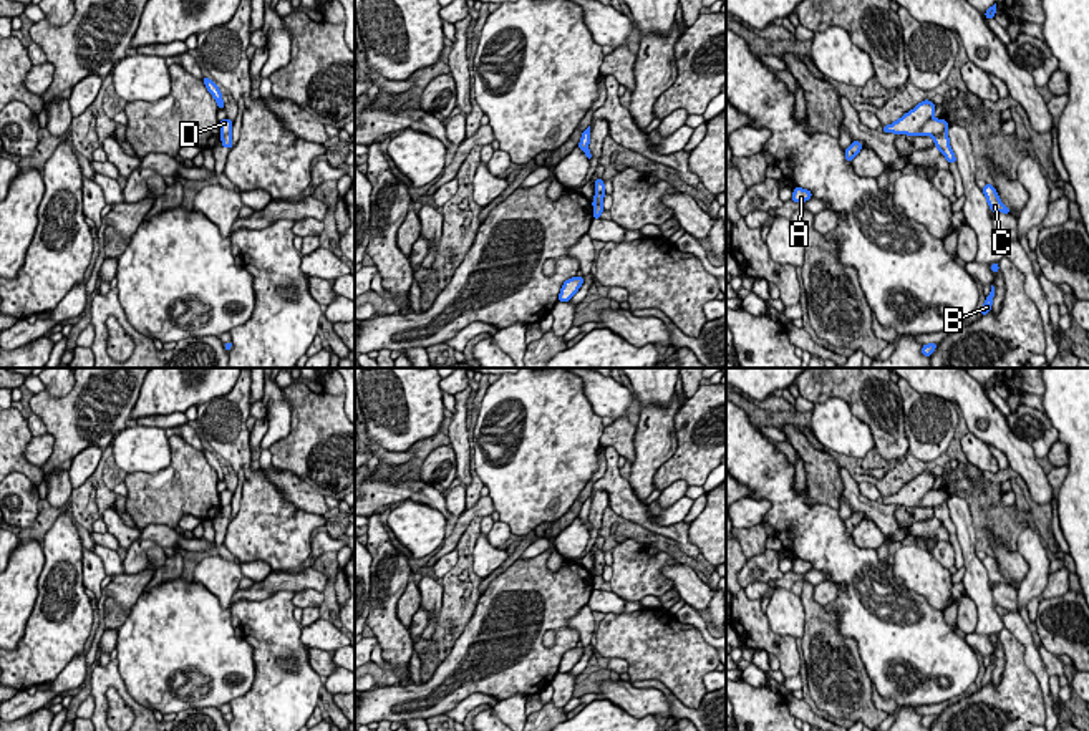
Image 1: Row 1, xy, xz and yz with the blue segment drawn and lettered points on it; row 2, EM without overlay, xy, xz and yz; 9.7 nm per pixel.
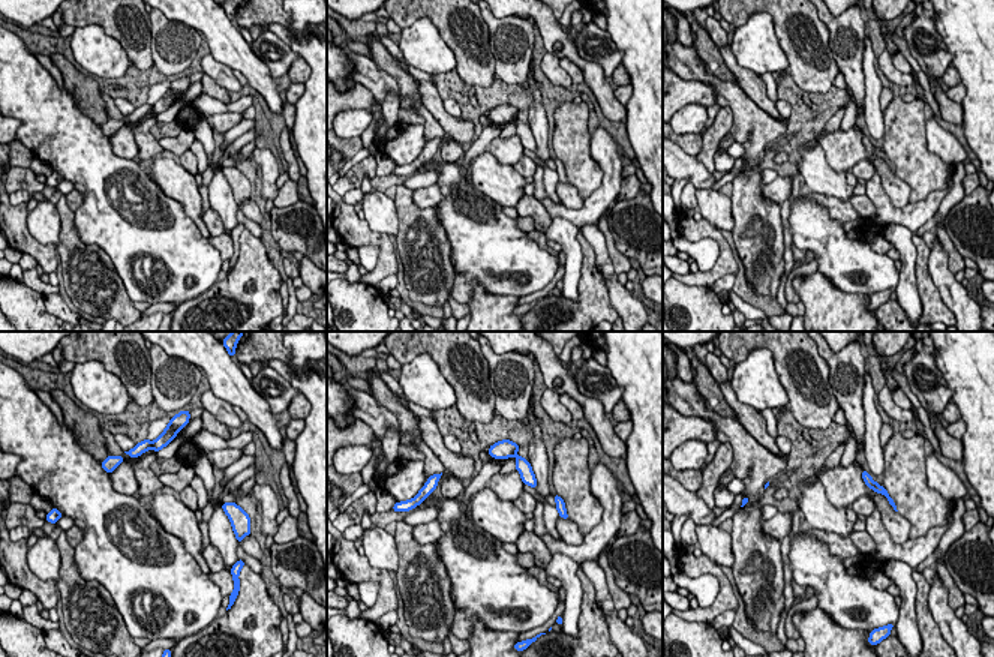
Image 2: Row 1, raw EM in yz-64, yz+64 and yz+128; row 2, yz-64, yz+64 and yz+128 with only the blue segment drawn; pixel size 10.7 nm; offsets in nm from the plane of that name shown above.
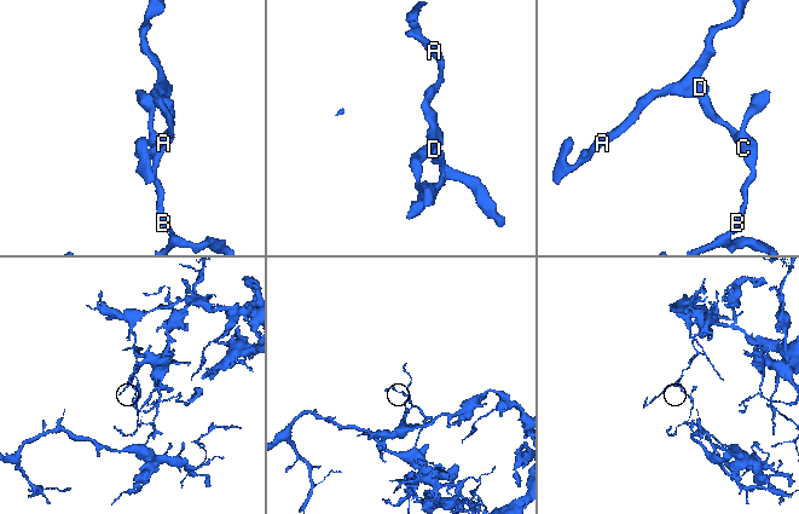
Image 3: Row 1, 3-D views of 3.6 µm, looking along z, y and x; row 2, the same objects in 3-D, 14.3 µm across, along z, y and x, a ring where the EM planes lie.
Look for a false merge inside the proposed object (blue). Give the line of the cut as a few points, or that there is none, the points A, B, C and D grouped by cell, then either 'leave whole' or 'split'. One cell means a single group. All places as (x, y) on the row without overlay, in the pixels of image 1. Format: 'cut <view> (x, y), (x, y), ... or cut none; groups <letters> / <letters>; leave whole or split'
cut yz (945, 501), (934, 508); groups A D / B C; split

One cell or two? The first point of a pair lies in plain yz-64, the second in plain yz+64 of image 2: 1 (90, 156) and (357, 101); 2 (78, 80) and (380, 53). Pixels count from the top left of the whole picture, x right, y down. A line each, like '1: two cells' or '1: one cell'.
1: two cells
2: one cell

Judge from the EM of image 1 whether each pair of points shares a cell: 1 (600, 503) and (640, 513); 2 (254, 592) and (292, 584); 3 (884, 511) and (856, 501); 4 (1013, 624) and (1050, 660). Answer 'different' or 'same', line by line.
1: different
2: same
3: same
4: different

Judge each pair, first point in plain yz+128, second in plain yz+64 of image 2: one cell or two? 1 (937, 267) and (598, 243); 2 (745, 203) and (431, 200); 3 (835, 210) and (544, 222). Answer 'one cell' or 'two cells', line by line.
1: two cells
2: two cells
3: two cells

